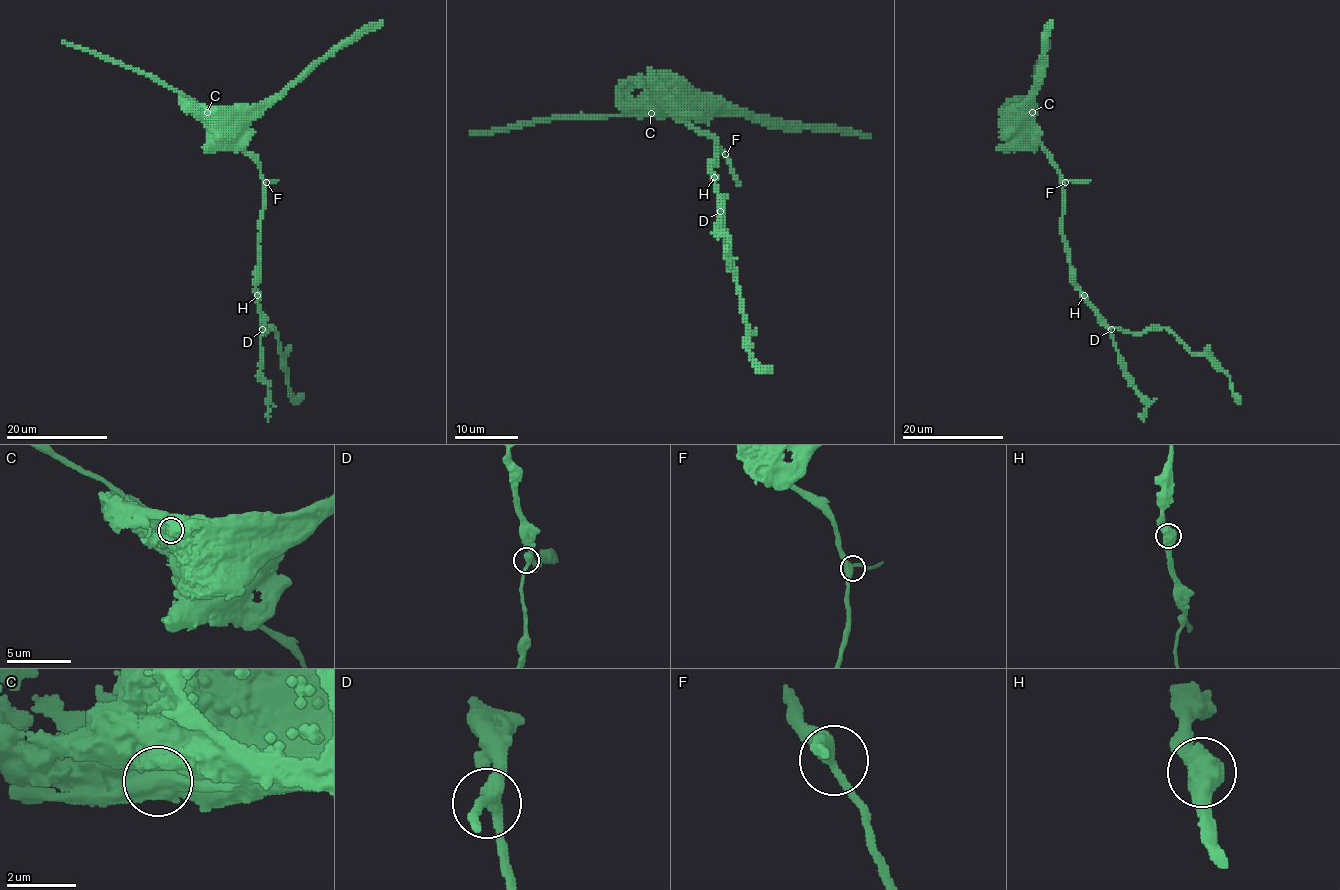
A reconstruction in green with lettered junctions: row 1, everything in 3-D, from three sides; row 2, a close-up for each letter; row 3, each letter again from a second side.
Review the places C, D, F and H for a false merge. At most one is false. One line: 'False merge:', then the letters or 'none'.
False merge: C

